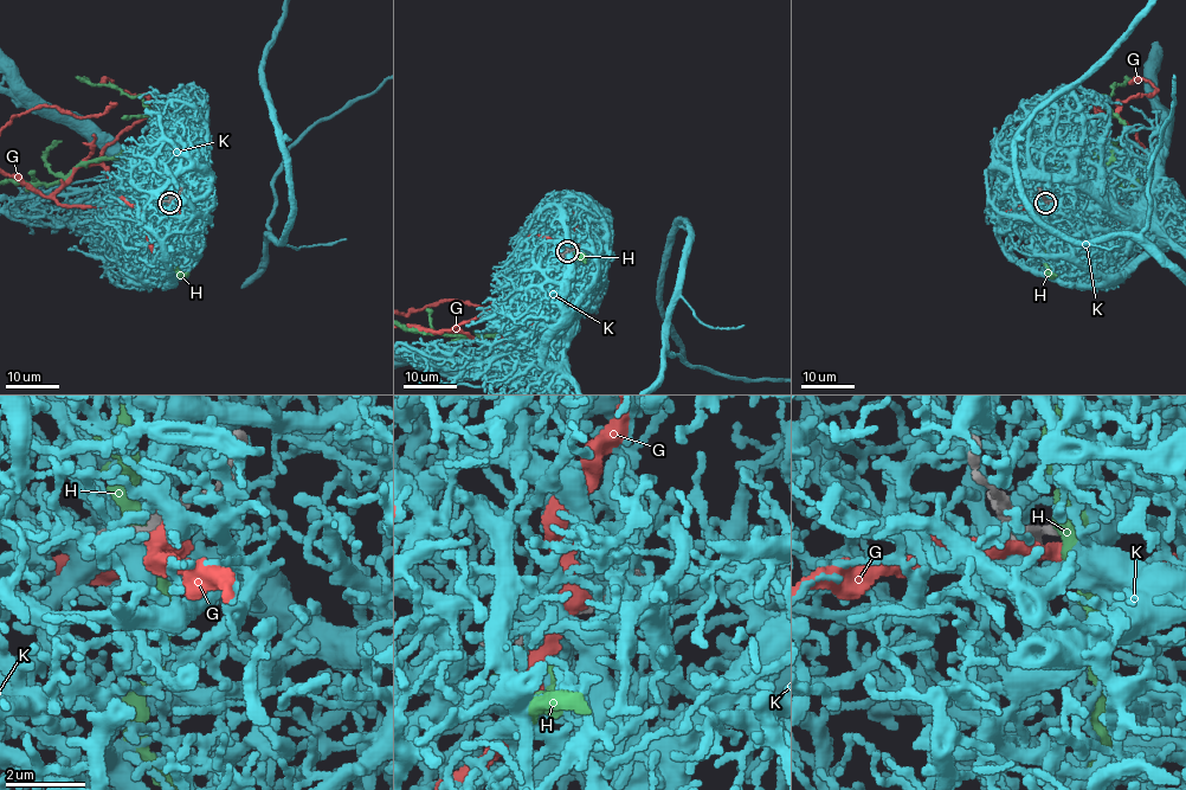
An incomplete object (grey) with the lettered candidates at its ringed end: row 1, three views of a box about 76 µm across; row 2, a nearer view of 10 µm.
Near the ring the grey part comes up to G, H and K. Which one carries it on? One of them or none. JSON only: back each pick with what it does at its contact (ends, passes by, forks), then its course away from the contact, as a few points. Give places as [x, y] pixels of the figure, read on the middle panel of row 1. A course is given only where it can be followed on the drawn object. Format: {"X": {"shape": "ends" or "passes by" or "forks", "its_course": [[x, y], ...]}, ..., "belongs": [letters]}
{"K": {"shape": "passes by"}, "belongs": ["K"]}

